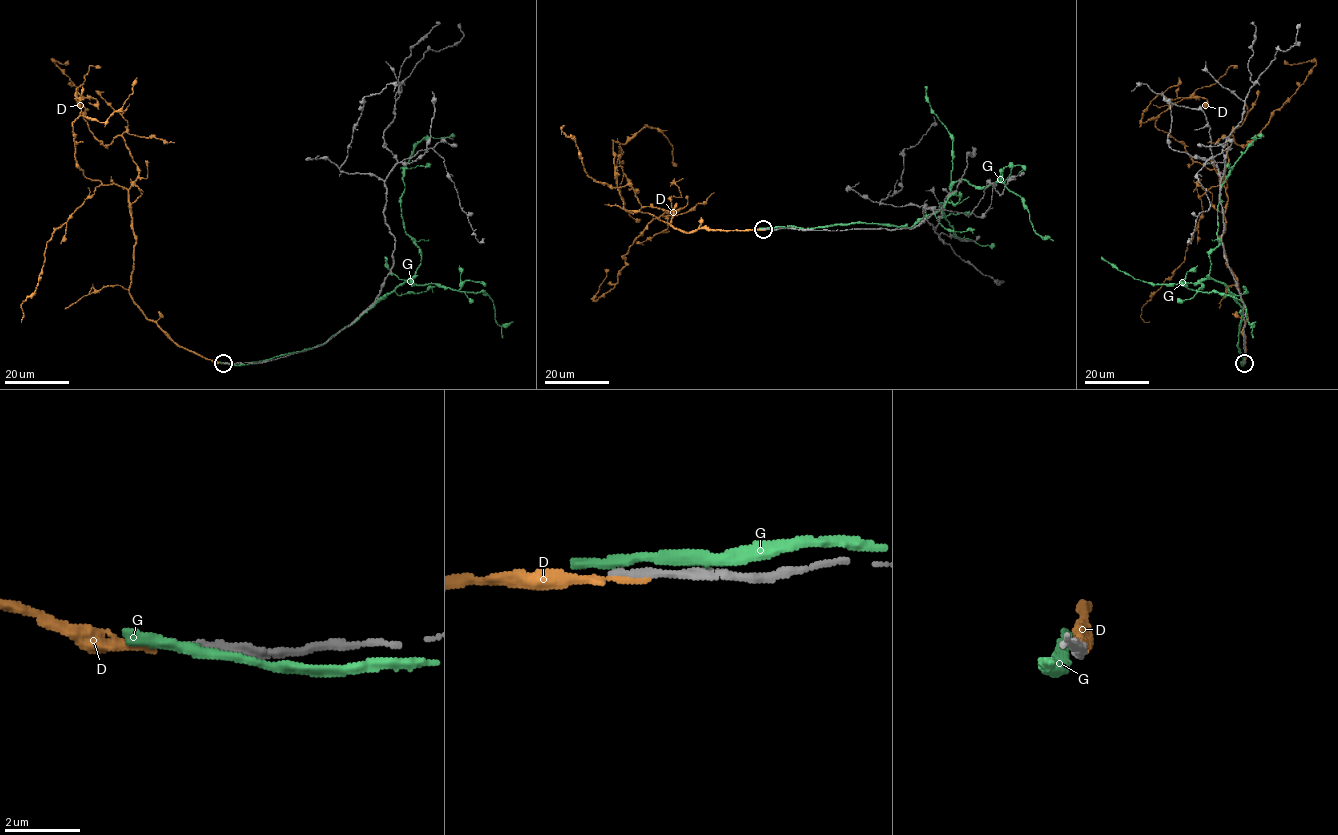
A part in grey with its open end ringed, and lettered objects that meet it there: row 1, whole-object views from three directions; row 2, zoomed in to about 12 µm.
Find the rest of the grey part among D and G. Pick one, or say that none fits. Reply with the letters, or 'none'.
none

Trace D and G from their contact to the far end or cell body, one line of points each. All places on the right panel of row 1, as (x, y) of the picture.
D: (1244, 363), (1247, 318), (1221, 236), (1227, 179), (1194, 162), (1155, 126), (1174, 103), (1235, 67)
G: (1243, 363), (1238, 344), (1242, 307), (1209, 274), (1209, 254), (1219, 244), (1221, 185), (1261, 135)

